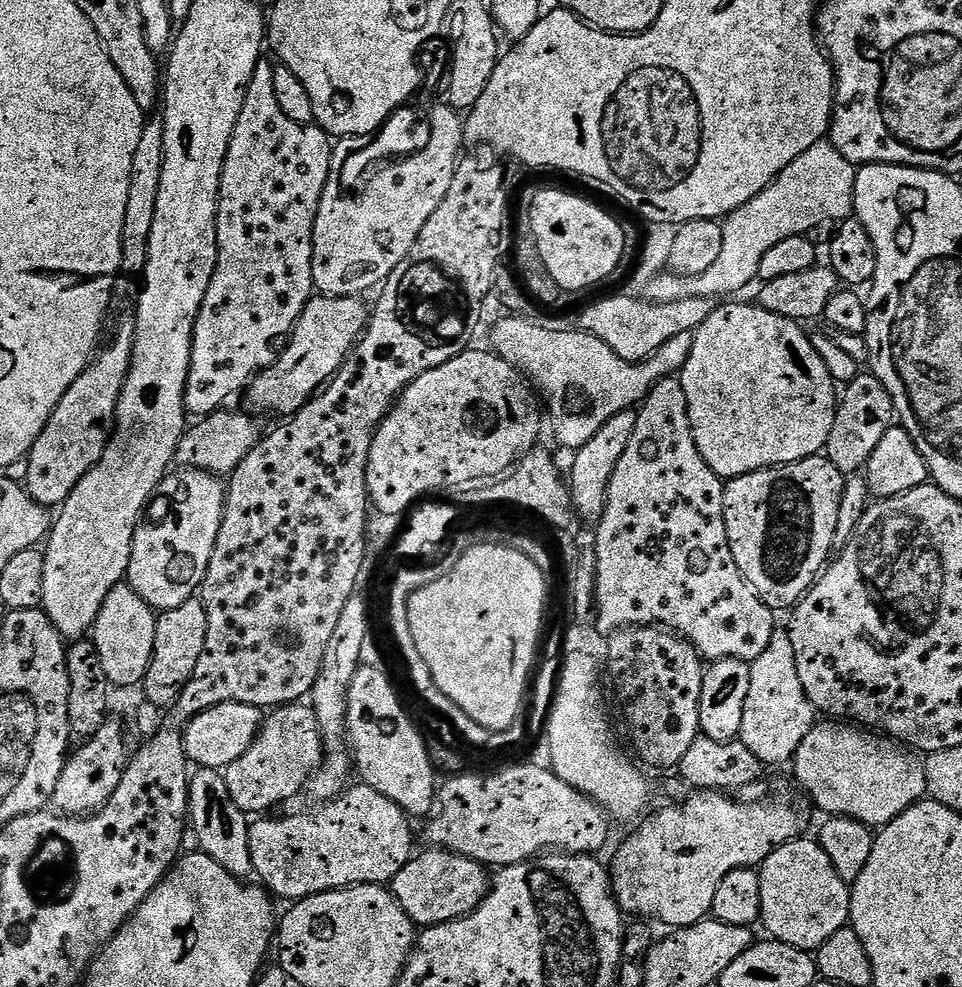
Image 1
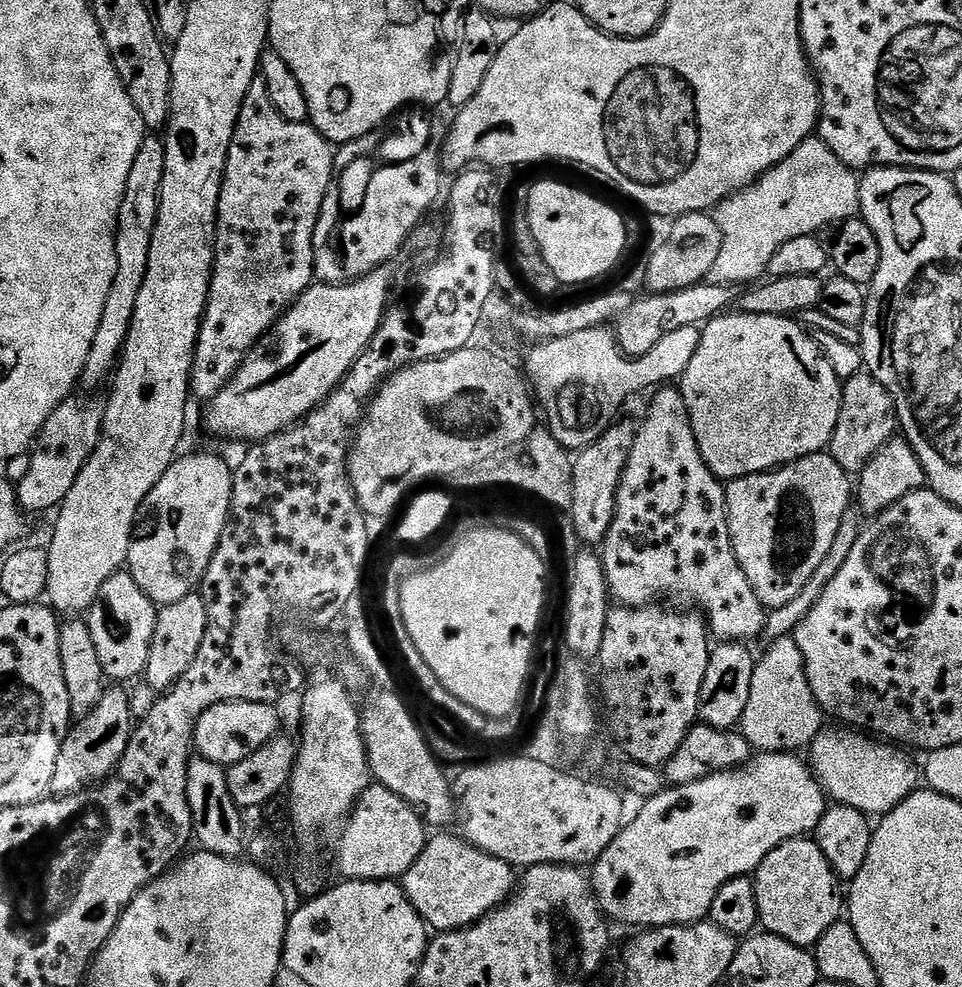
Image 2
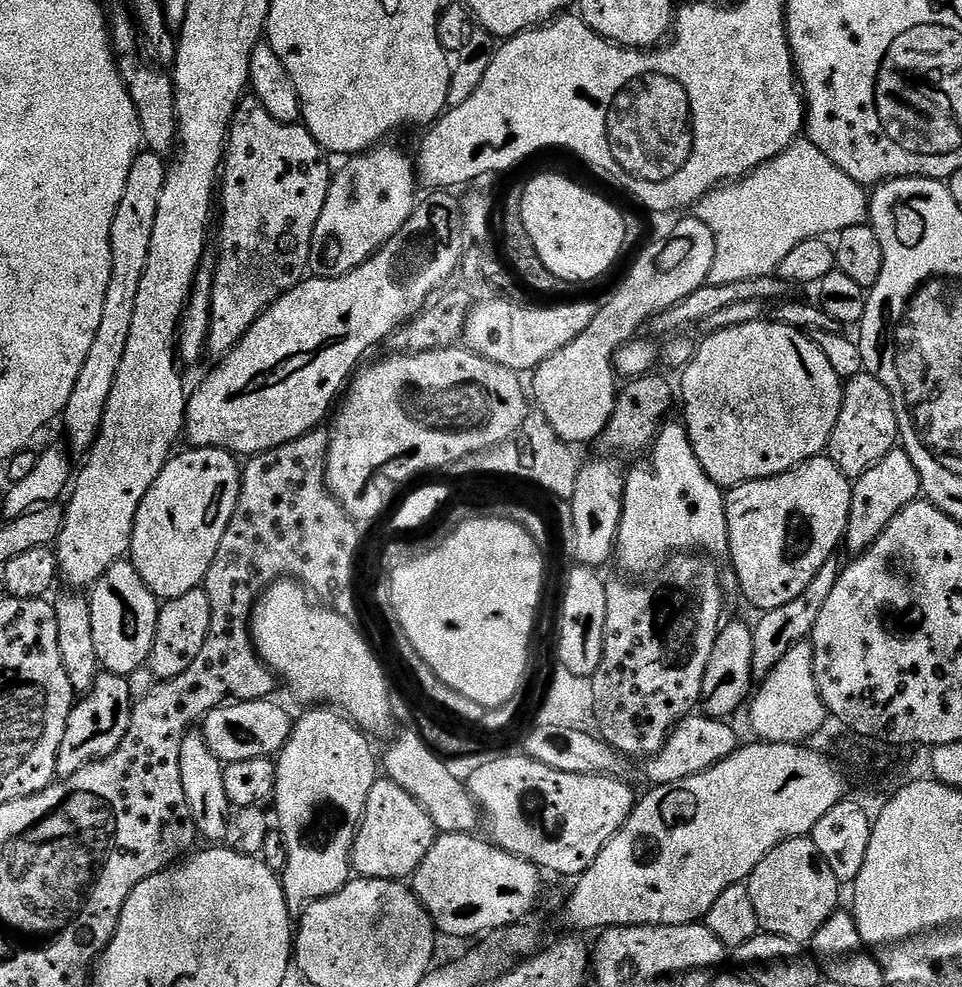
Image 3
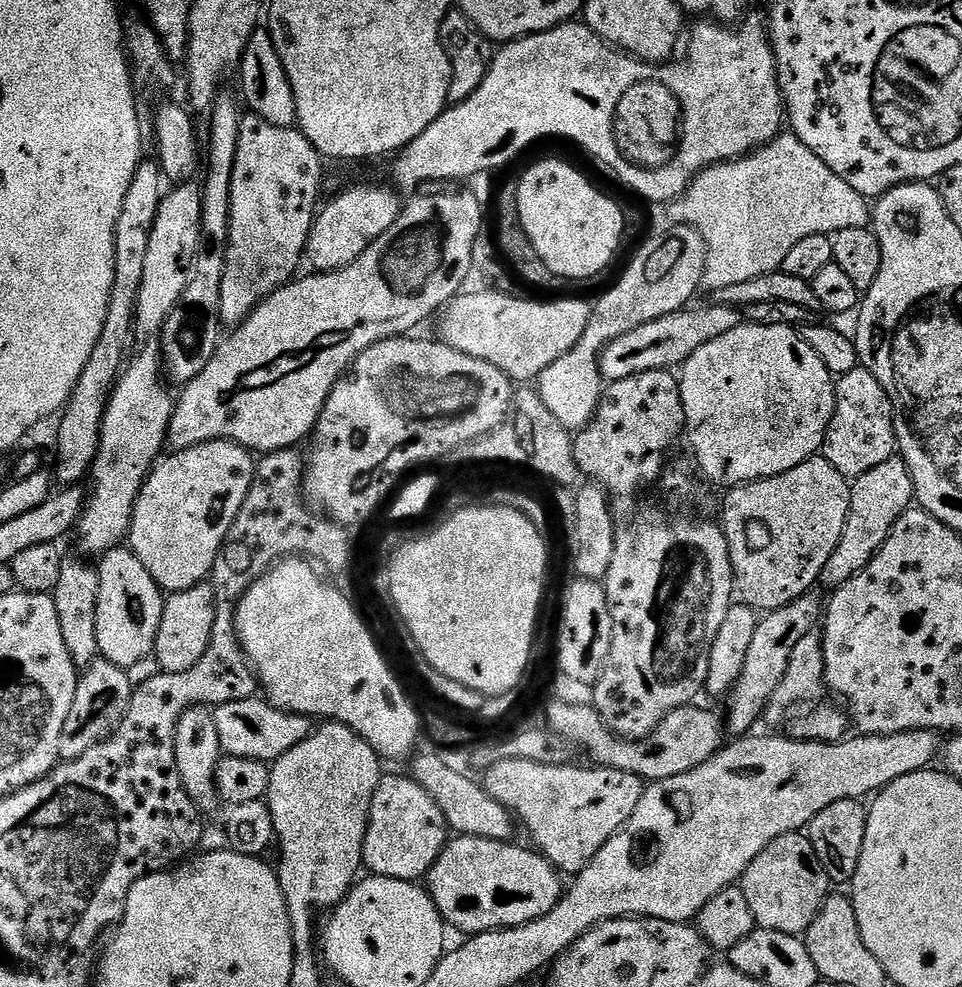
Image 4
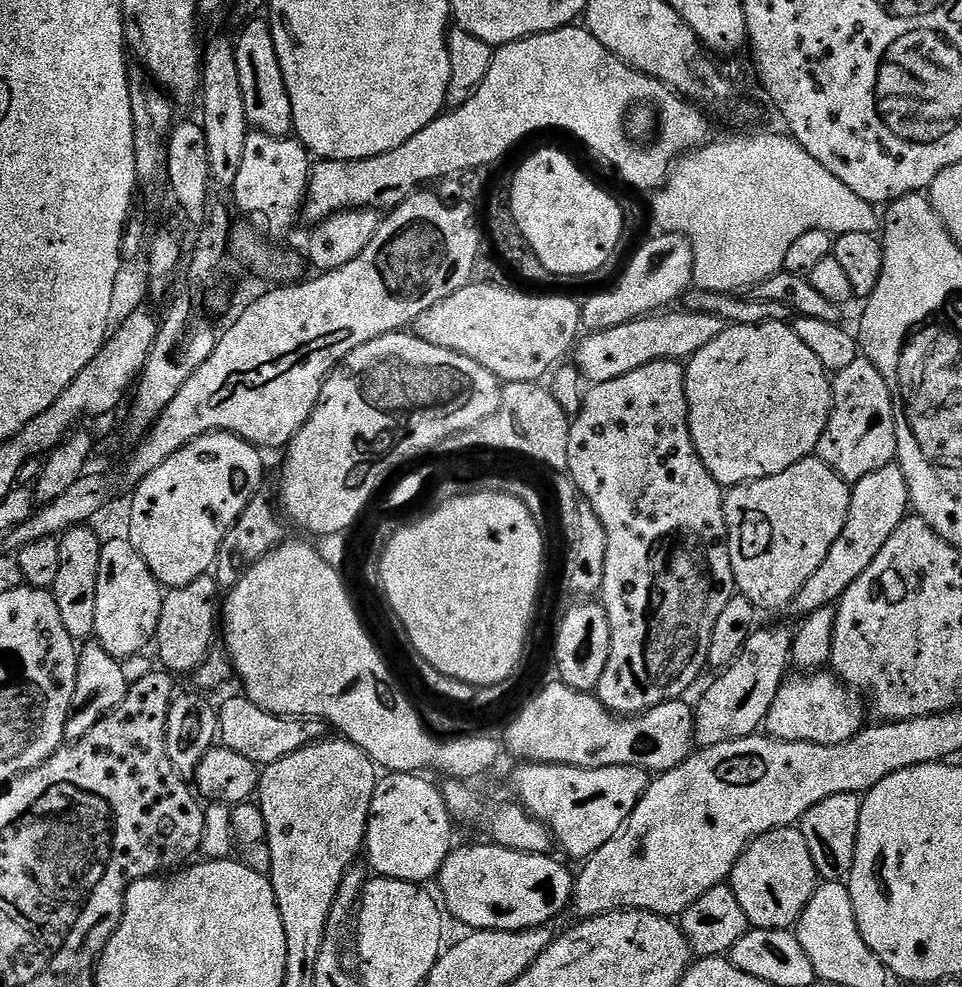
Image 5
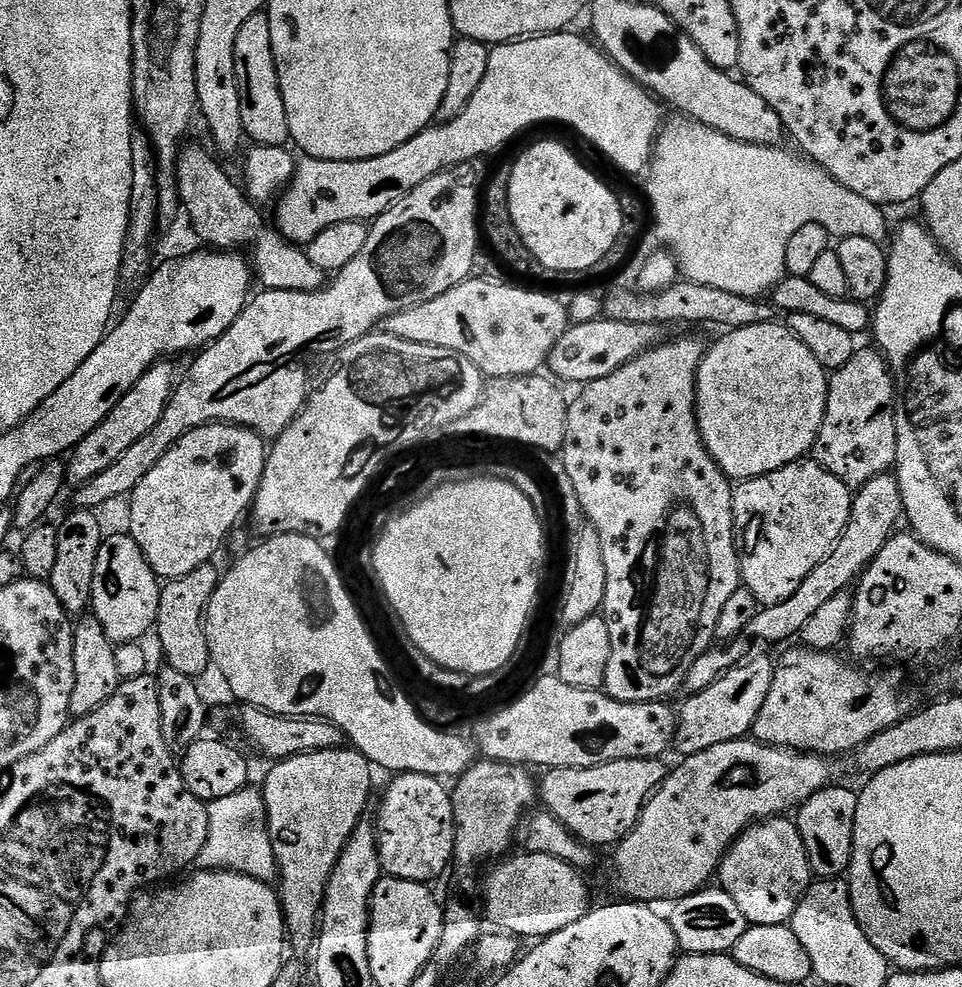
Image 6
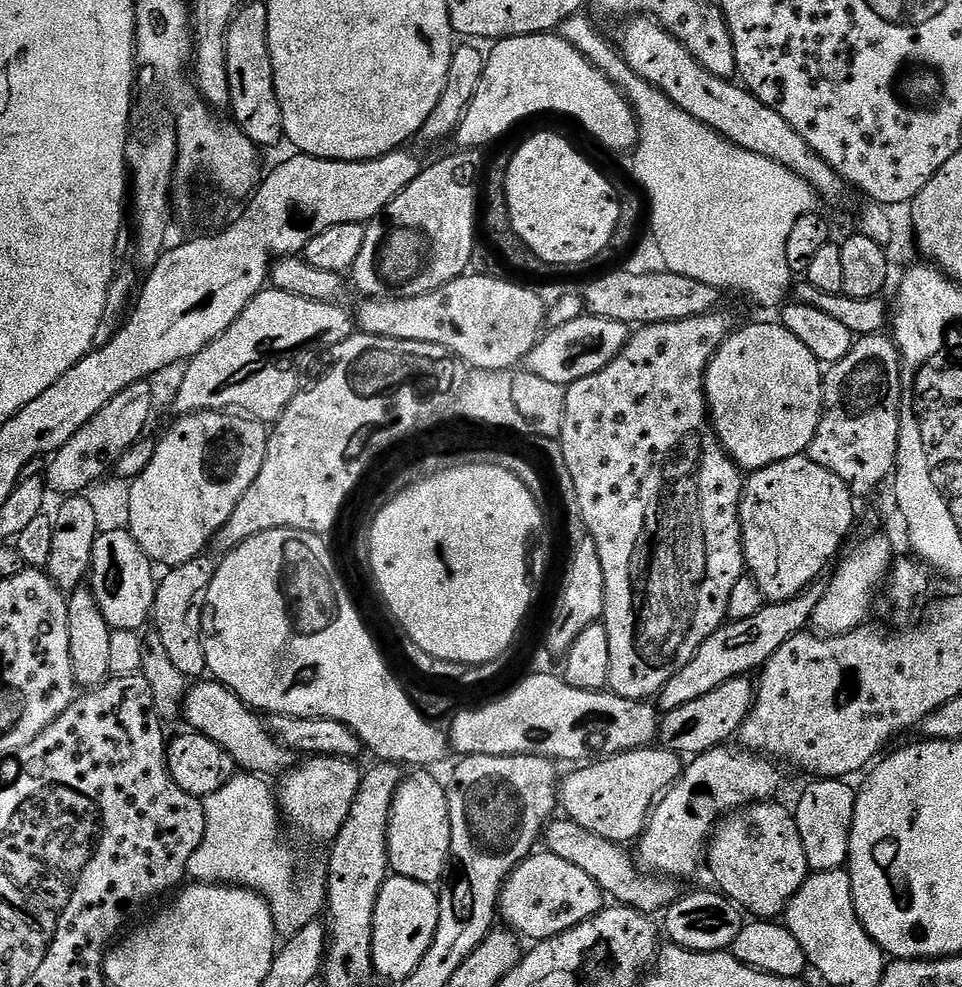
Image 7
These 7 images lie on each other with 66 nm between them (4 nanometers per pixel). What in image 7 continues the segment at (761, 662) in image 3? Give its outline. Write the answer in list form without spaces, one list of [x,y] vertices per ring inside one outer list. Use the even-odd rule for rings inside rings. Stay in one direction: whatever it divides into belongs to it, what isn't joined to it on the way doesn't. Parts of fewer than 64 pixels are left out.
[[[748,678],[731,680],[695,702],[673,712],[663,713],[658,733],[659,747],[684,758],[695,758],[702,752],[709,752],[711,748],[727,745],[731,741],[728,739],[731,736],[733,739],[739,733],[748,717],[748,711],[752,708],[754,684],[750,681]]]

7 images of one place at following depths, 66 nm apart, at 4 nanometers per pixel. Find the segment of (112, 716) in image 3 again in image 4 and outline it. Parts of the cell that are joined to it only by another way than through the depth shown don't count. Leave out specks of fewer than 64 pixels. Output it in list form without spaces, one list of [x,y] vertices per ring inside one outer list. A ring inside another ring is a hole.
[[[97,658],[89,668],[83,669],[82,675],[76,681],[74,706],[70,706],[70,714],[62,730],[60,760],[82,758],[86,750],[94,750],[94,746],[108,739],[124,720],[132,701],[132,690],[125,669],[119,668],[114,662]]]

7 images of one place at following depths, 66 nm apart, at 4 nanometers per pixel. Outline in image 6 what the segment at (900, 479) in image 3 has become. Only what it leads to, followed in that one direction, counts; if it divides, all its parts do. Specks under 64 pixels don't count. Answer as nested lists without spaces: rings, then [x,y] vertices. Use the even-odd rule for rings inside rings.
[[[885,474],[866,482],[852,498],[852,513],[850,522],[838,538],[838,546],[825,558],[814,570],[810,570],[810,578],[794,590],[794,594],[786,602],[778,602],[773,608],[761,607],[759,614],[750,622],[750,626],[744,631],[743,636],[736,637],[727,646],[713,646],[704,652],[690,666],[690,674],[686,674],[683,691],[688,696],[698,694],[706,690],[719,676],[729,672],[749,655],[748,644],[780,644],[783,640],[799,637],[800,631],[814,618],[814,614],[830,598],[837,596],[839,592],[848,592],[859,581],[865,568],[871,564],[873,558],[886,546],[886,542],[892,539],[897,531],[896,523],[904,516],[904,503],[900,493],[900,483],[895,475]]]

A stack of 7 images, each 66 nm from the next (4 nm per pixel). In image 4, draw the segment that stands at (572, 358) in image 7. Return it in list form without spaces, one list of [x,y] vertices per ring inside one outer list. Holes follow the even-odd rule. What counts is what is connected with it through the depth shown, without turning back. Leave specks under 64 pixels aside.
[[[709,302],[705,308],[696,307],[671,312],[654,322],[646,322],[646,326],[638,326],[638,330],[630,330],[630,334],[622,334],[622,338],[607,344],[604,353],[600,355],[601,377],[611,382],[647,372],[675,369],[683,365],[684,361],[690,358],[690,354],[698,350],[698,346],[706,346],[706,342],[714,342],[714,338],[730,334],[730,330],[734,330],[742,323],[742,312],[739,307],[715,302]]]

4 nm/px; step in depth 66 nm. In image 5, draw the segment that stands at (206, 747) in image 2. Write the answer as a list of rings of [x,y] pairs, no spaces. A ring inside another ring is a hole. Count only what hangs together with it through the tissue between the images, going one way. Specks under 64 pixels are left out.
[[[237,694],[218,708],[220,718],[219,739],[223,747],[242,754],[242,758],[250,758],[250,762],[267,766],[278,762],[284,756],[294,754],[309,744],[325,739],[325,721],[316,716],[275,716],[262,710],[243,694]]]

